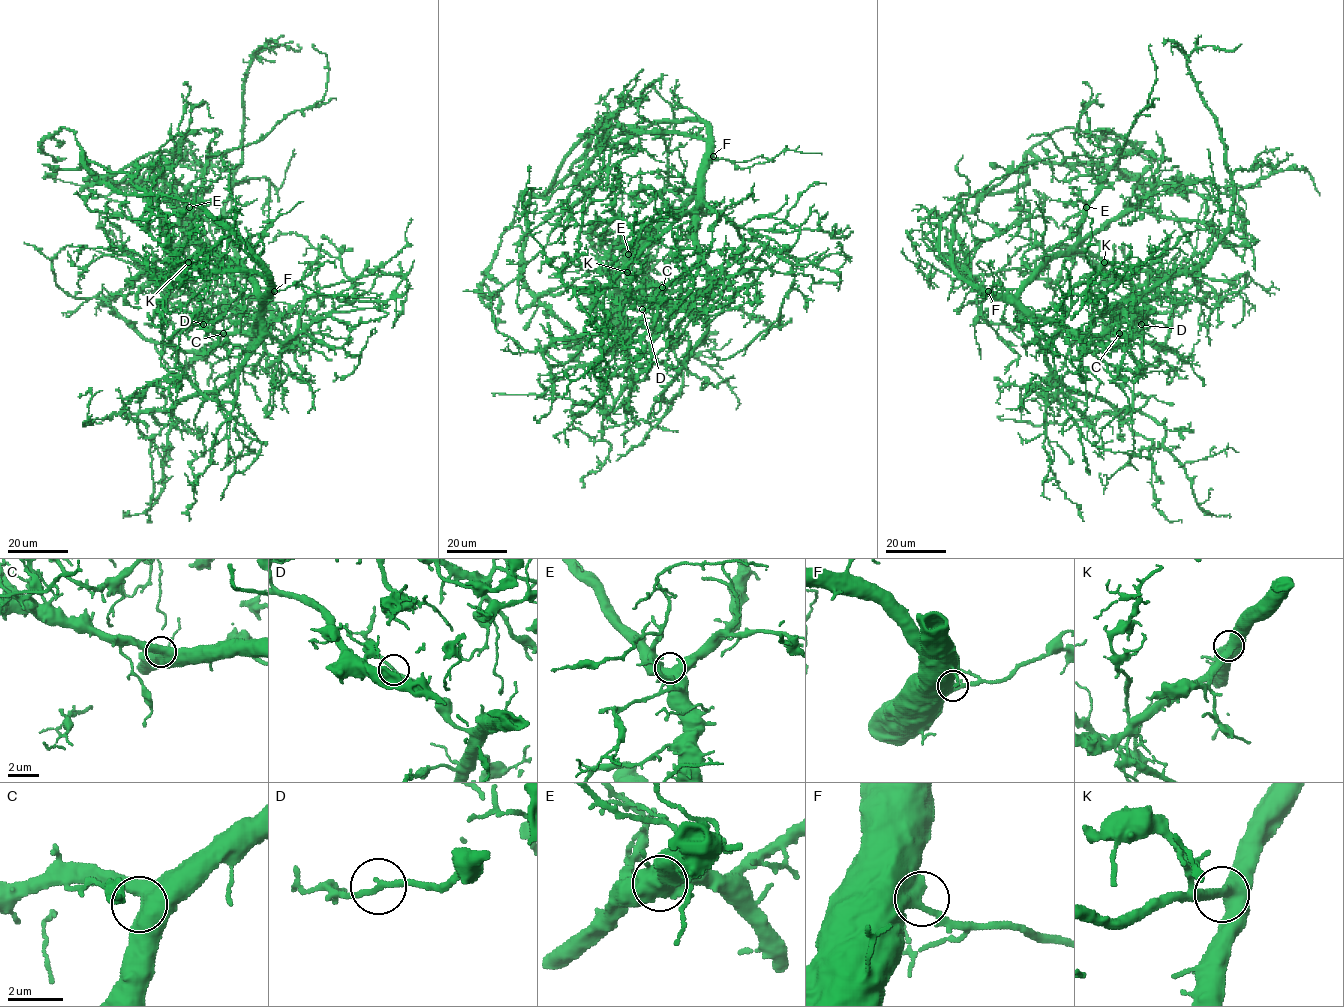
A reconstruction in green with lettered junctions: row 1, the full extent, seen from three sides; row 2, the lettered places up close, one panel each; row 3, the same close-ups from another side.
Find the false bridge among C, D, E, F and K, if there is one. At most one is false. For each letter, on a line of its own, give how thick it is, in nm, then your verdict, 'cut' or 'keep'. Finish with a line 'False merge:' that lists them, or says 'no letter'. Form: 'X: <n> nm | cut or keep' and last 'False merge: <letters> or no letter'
C: 650 nm | keep
D: 200 nm | cut
E: 600 nm | keep
F: 600 nm | keep
K: 480 nm | keep
False merge: D

